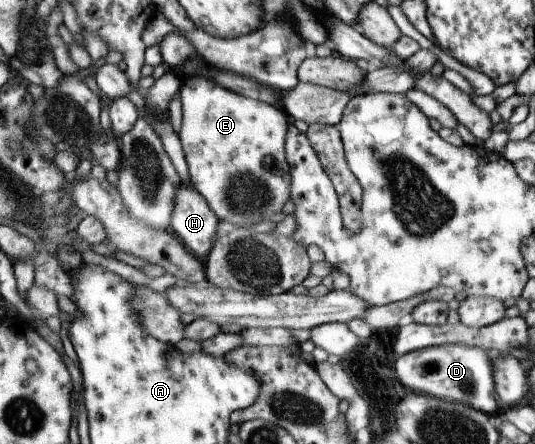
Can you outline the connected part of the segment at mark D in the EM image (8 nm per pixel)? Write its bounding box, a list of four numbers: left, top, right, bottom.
[394,344,496,415]

